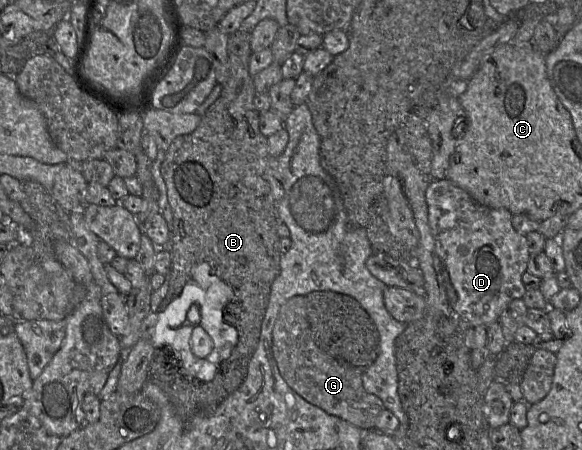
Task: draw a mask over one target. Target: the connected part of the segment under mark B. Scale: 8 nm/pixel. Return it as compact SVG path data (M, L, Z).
M239 29L229 35L227 52L228 78L221 85L220 96L204 112L199 126L191 134L180 135L173 140L161 164L161 173L166 183L168 201L173 213L173 231L169 290L160 305L159 312L181 295L192 269L205 262L210 265L213 274L229 284L233 290L233 298L223 309L223 319L238 332L238 341L230 356L220 363L211 381L188 378L171 349L164 352L162 348L155 348L149 366L149 379L163 390L178 413L186 417L212 412L246 379L250 360L260 341L271 287L280 273L280 258L283 255L278 251L280 237L277 233L279 218L277 207L279 204L275 204L270 185L265 179L269 158L268 140L260 132L259 112L255 109L253 101L256 92L249 73L249 58L252 53L250 33Z

